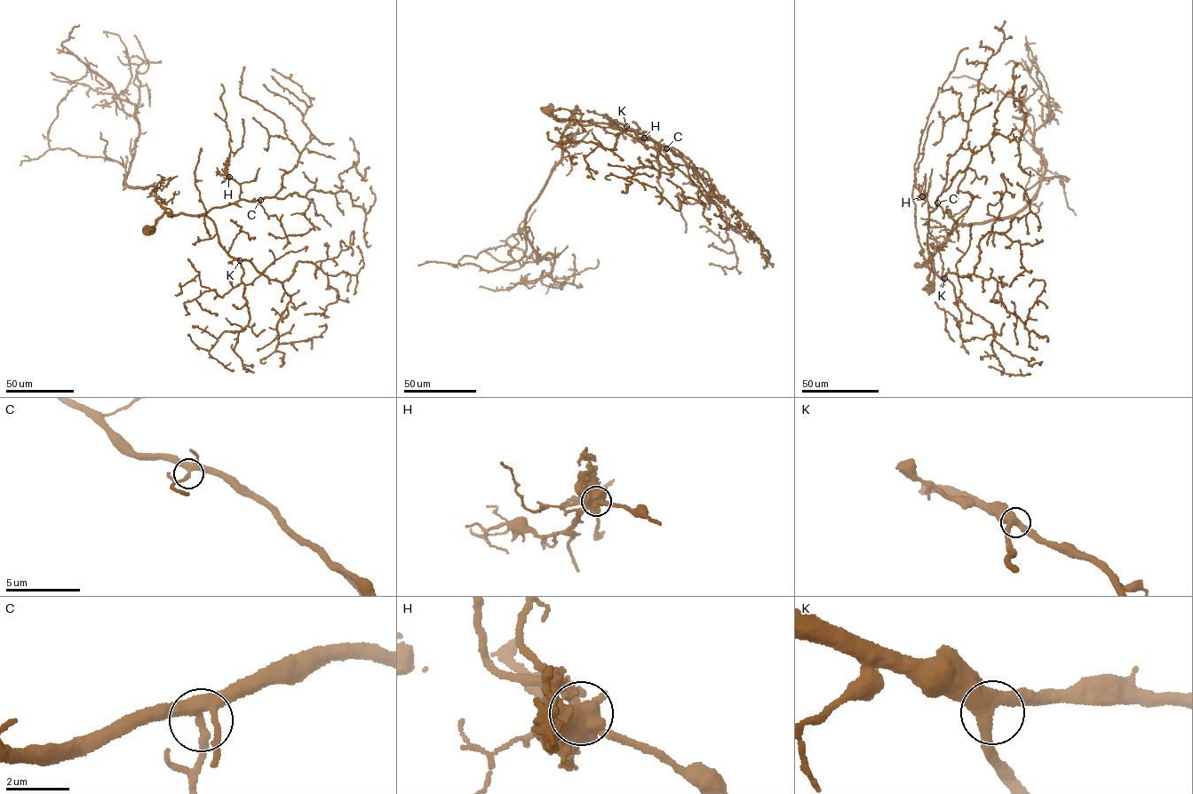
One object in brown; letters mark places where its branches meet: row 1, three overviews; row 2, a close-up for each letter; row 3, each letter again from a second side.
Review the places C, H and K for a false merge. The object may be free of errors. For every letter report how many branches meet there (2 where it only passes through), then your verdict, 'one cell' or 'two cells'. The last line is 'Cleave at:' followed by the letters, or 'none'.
C: 4 | one cell
H: 5 | two cells
K: 3 | one cell
Cleave at: H

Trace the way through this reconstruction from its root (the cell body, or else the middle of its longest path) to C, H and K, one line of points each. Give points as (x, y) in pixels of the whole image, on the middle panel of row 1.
C: (546, 111), (549, 115), (565, 121), (574, 111), (575, 121), (583, 125), (610, 123), (641, 133), (666, 148)
H: (546, 111), (565, 121), (574, 111), (575, 121), (583, 125), (610, 123), (642, 133), (652, 140), (644, 138)
K: (546, 111), (549, 115), (565, 121), (574, 111), (575, 121), (583, 125), (614, 123), (613, 119), (626, 126)

